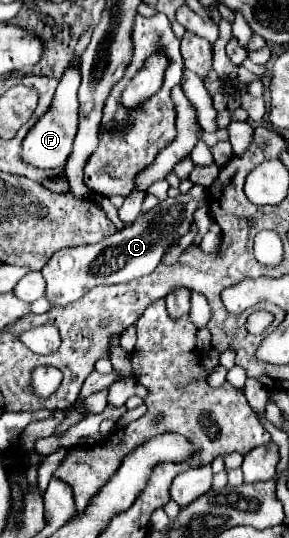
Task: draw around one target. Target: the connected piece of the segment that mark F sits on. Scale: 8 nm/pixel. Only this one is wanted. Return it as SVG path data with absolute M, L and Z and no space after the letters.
M79 66L67 68L63 78L59 80L55 98L49 106L49 110L37 120L37 124L29 130L29 134L23 140L23 160L31 166L39 168L57 168L65 166L65 160L69 158L73 138L77 134L77 114L79 114L79 102L77 102L77 88L79 88L81 76L79 76Z

